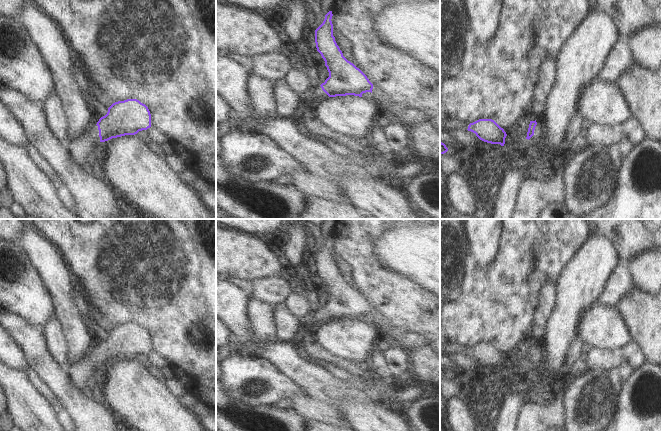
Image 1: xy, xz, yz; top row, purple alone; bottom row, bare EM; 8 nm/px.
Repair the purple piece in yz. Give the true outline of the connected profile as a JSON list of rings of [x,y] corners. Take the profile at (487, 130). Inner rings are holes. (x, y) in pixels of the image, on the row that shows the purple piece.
[[[479,119],[470,123],[467,130],[484,142],[501,146],[505,144],[506,132],[492,119]]]

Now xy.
[[[137,99],[113,103],[96,125],[91,125],[76,139],[66,144],[71,159],[79,166],[86,165],[90,153],[100,149],[101,143],[112,138],[135,135],[151,127],[148,107]]]

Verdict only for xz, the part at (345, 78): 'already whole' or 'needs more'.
needs more

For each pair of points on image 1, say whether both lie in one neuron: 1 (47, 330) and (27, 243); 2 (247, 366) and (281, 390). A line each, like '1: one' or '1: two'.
1: two
2: one

